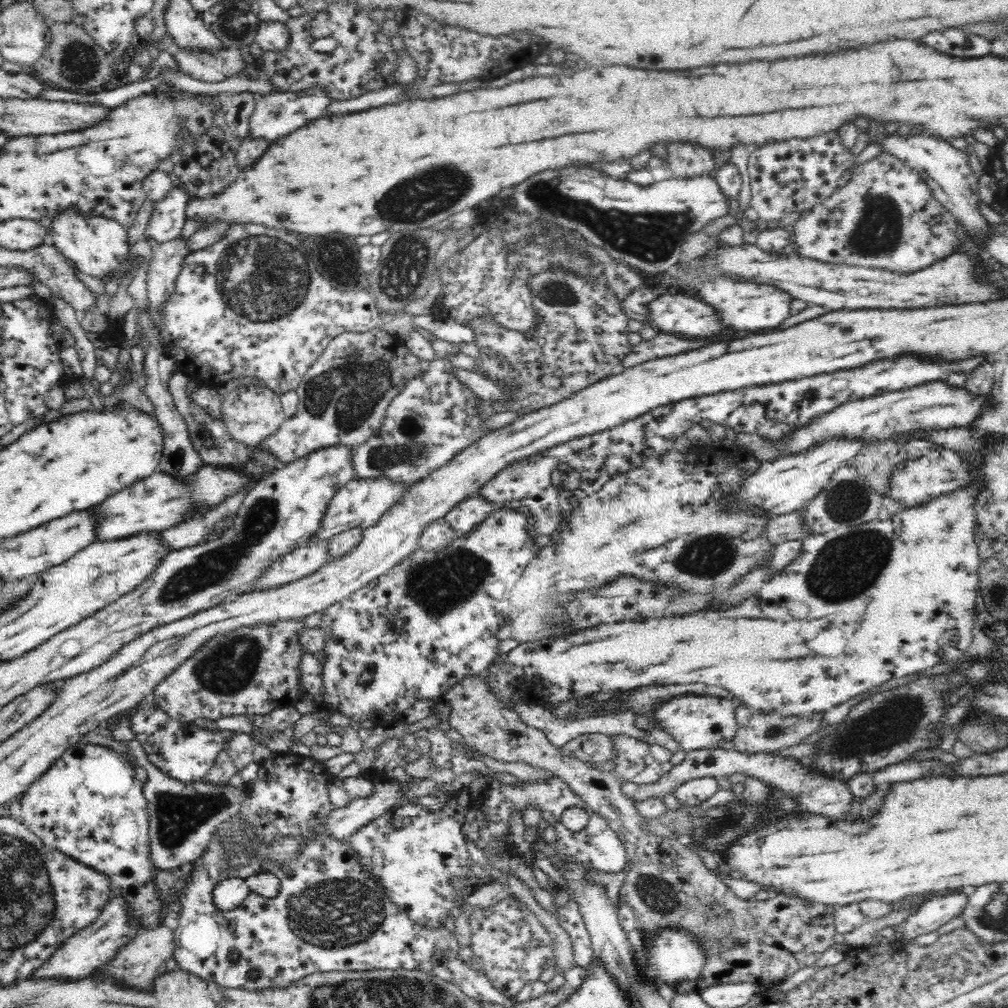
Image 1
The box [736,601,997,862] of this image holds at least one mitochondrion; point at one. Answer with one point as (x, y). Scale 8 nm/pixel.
(883, 726)

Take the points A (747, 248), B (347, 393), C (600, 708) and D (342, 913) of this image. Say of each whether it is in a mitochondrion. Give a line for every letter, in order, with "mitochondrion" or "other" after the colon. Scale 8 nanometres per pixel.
A: other
B: mitochondrion
C: other
D: mitochondrion

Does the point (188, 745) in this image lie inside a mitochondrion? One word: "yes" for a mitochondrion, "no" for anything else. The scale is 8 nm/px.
no

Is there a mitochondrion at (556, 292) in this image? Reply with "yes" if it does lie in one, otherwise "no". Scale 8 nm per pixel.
yes

